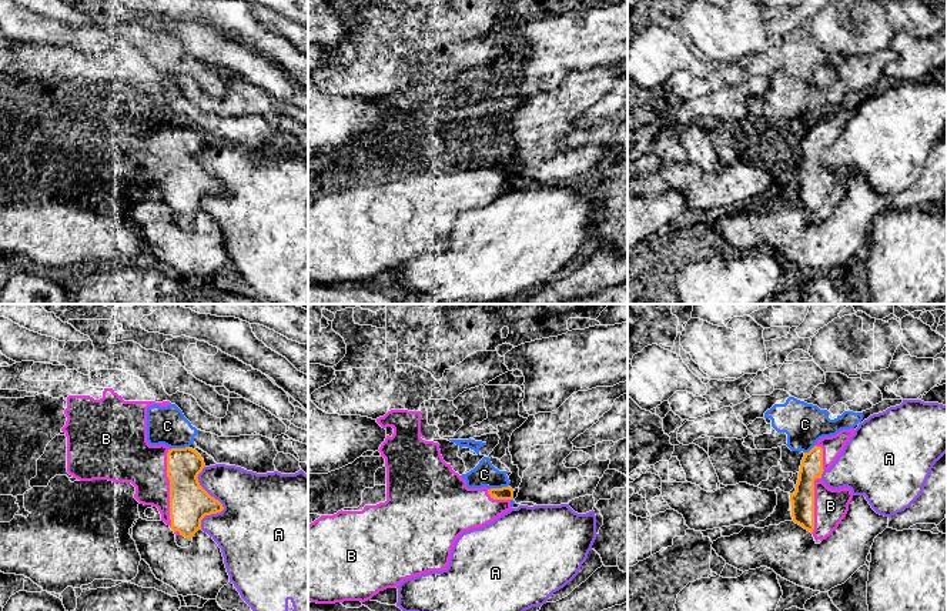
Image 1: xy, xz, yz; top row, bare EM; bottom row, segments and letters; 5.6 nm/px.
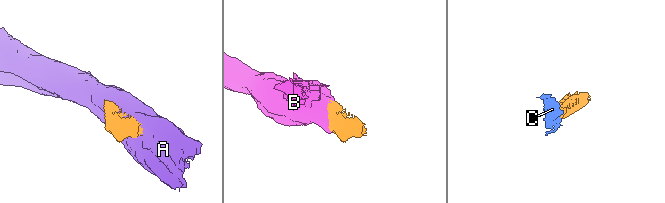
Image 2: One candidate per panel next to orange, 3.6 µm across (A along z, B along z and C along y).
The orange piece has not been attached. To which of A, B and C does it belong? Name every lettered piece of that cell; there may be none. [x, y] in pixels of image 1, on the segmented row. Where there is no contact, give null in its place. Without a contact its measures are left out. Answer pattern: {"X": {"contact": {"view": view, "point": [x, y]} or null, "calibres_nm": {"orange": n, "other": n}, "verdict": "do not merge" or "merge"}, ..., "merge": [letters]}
{"A": {"contact": {"view": "xy", "point": [218, 501]}, "calibres_nm": {"orange": 220, "other": 440}, "verdict": "do not merge"}, "B": {"contact": {"view": "xy", "point": [170, 488]}, "calibres_nm": {"orange": 220, "other": 240}, "verdict": "merge"}, "C": {"contact": {"view": "xy", "point": [180, 448]}, "calibres_nm": {"orange": 190, "other": 220}, "verdict": "do not merge"}, "merge": ["B"]}

